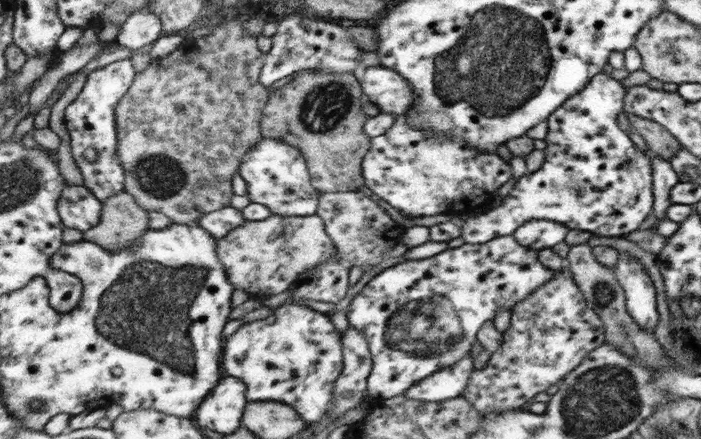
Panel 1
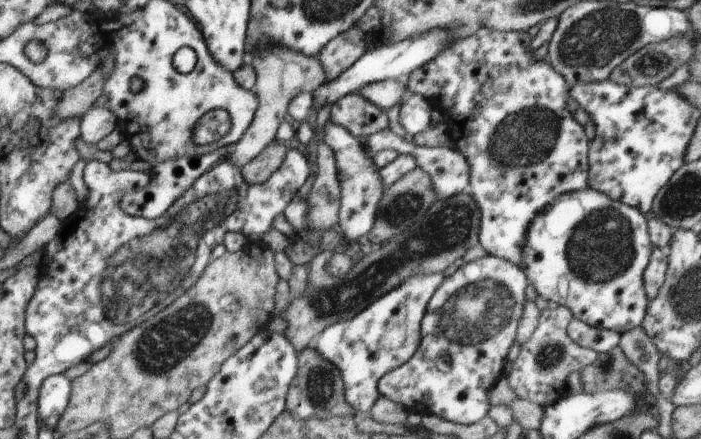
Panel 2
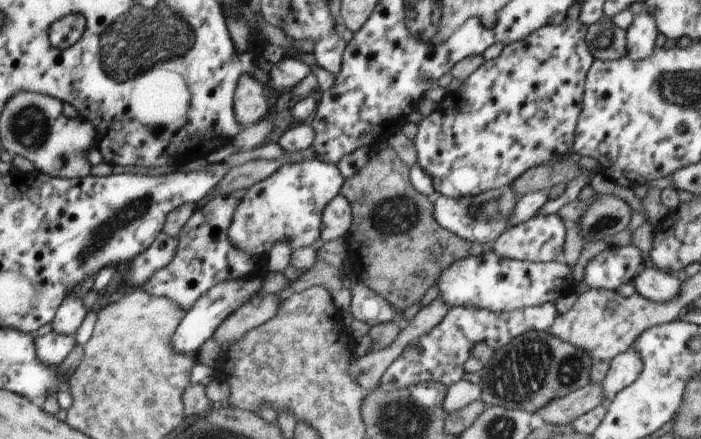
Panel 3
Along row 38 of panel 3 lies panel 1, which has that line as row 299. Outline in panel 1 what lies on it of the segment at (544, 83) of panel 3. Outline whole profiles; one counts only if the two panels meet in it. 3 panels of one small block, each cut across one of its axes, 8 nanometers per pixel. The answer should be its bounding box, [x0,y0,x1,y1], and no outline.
[460,267,607,414]

